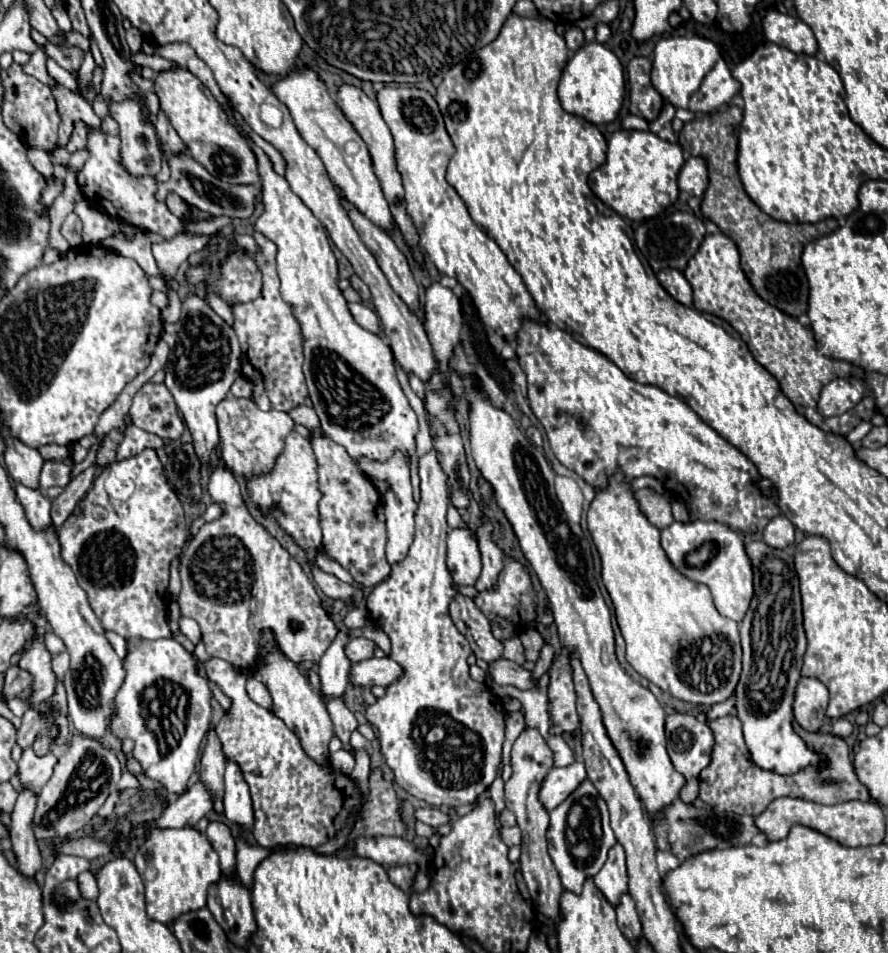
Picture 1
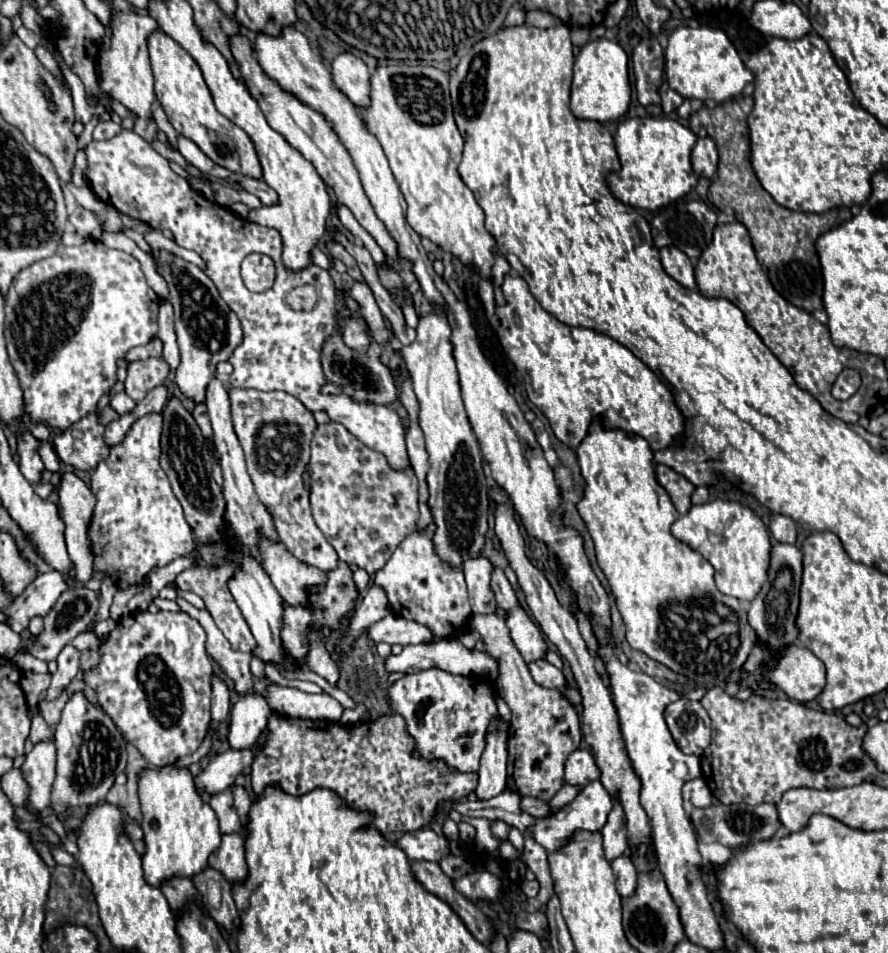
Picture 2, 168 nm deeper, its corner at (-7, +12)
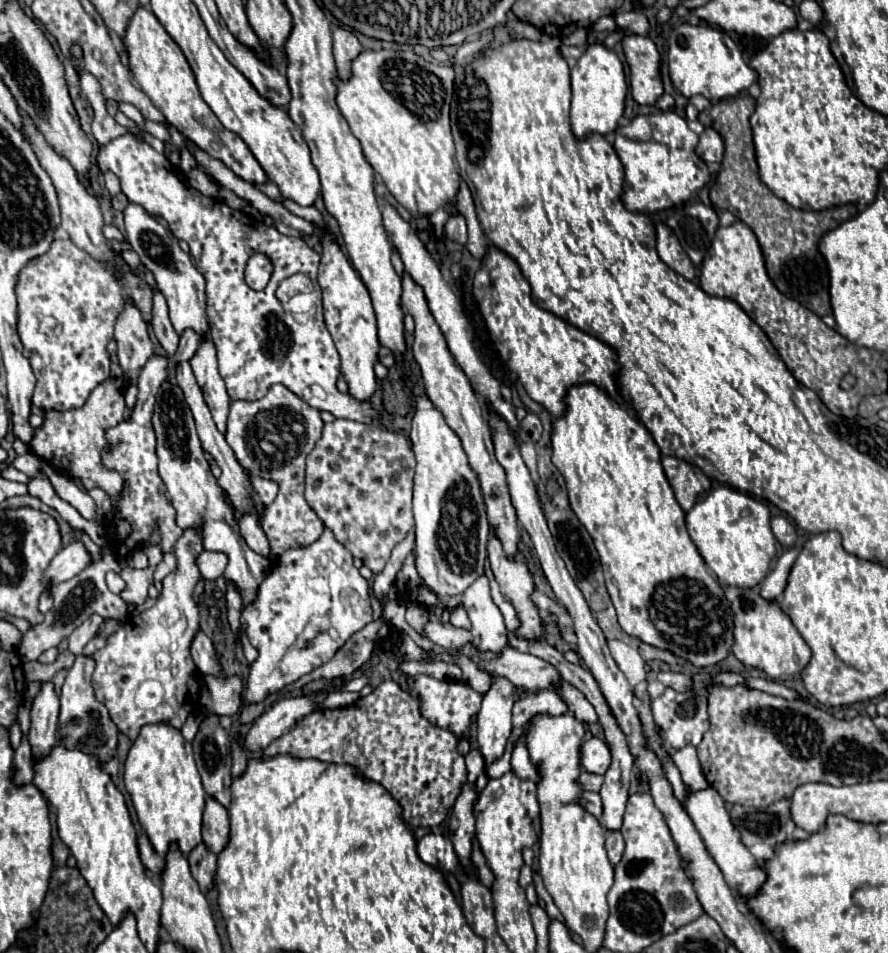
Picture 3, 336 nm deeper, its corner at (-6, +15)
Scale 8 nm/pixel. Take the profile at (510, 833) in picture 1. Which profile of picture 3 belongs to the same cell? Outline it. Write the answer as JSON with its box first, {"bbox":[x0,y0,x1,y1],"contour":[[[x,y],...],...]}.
{"bbox":[577,771,603,791],"contour":[[[581,771],[581,775],[579,775],[577,781],[581,781],[581,789],[583,791],[599,791],[601,783],[603,783],[603,777],[587,773],[587,771]]]}

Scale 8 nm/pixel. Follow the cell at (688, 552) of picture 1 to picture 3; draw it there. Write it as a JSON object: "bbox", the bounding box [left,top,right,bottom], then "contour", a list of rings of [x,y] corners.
{"bbox":[685,485,777,589],"contour":[[[727,485],[713,489],[685,515],[689,535],[717,581],[741,589],[759,585],[759,581],[769,573],[771,559],[777,553],[769,519],[771,513],[763,501]]]}

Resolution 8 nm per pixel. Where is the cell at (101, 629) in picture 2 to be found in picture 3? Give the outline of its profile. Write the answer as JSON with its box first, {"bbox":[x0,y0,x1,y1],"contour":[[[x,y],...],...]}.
{"bbox":[67,615,103,655],"contour":[[[93,615],[93,617],[87,619],[81,627],[77,627],[77,629],[69,635],[69,639],[67,639],[67,641],[69,641],[67,651],[71,651],[73,655],[79,655],[79,653],[83,651],[83,647],[97,635],[101,623],[103,623],[103,619],[101,619],[99,615]]]}

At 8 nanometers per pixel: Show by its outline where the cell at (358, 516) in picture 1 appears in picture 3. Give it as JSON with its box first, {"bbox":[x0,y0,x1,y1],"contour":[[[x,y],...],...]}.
{"bbox":[305,419,415,575],"contour":[[[349,419],[325,423],[321,439],[307,457],[305,499],[327,529],[333,531],[345,549],[363,561],[375,575],[385,567],[391,549],[413,529],[413,465],[415,457],[401,433],[391,433],[379,425],[365,425]]]}

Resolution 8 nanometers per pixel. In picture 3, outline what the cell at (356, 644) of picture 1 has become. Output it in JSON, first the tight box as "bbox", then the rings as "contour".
{"bbox":[423,621,471,649],"contour":[[[429,621],[423,627],[423,637],[445,649],[455,649],[455,647],[461,647],[467,641],[471,641],[469,631],[457,629],[451,623],[443,623],[443,621]]]}

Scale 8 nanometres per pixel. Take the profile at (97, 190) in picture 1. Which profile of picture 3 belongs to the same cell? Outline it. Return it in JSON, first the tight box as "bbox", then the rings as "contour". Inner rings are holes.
{"bbox":[97,135,381,423],"contour":[[[121,135],[113,141],[109,141],[107,145],[99,147],[97,153],[97,167],[107,173],[113,171],[119,181],[121,181],[121,191],[125,193],[125,197],[129,199],[129,203],[137,203],[141,205],[149,215],[159,215],[161,219],[167,221],[169,229],[173,231],[173,235],[177,239],[187,241],[189,245],[189,255],[193,257],[193,265],[197,267],[199,273],[203,273],[203,277],[207,279],[207,317],[211,321],[211,341],[217,349],[217,359],[219,359],[219,373],[227,385],[227,393],[229,397],[235,399],[261,399],[265,395],[265,391],[275,385],[275,383],[283,383],[289,391],[293,391],[297,397],[305,399],[305,391],[311,391],[311,387],[321,387],[329,401],[307,401],[311,407],[319,409],[319,411],[329,411],[335,417],[343,417],[343,419],[351,419],[351,421],[361,421],[361,423],[373,423],[381,417],[381,413],[373,407],[371,401],[357,401],[353,395],[349,393],[339,393],[337,389],[337,377],[339,377],[339,367],[341,361],[337,357],[337,349],[333,345],[333,339],[329,337],[329,331],[325,329],[325,321],[323,321],[323,307],[321,307],[321,289],[317,285],[317,269],[319,269],[319,253],[315,253],[303,239],[297,237],[287,237],[283,233],[279,233],[275,227],[267,227],[259,221],[235,211],[231,207],[227,207],[221,199],[209,199],[205,195],[201,195],[197,189],[193,189],[185,177],[185,173],[177,171],[165,155],[157,153],[149,143],[139,143],[135,141],[131,135]],[[251,253],[265,253],[271,261],[273,261],[273,277],[269,281],[269,285],[263,291],[253,291],[247,287],[245,279],[243,279],[243,269],[247,259],[251,257]],[[295,273],[305,273],[311,277],[311,281],[315,283],[315,293],[311,295],[311,305],[309,305],[309,319],[307,323],[299,323],[293,315],[293,311],[289,307],[285,307],[277,297],[275,291],[279,287],[279,283],[285,277],[291,277]]]}

